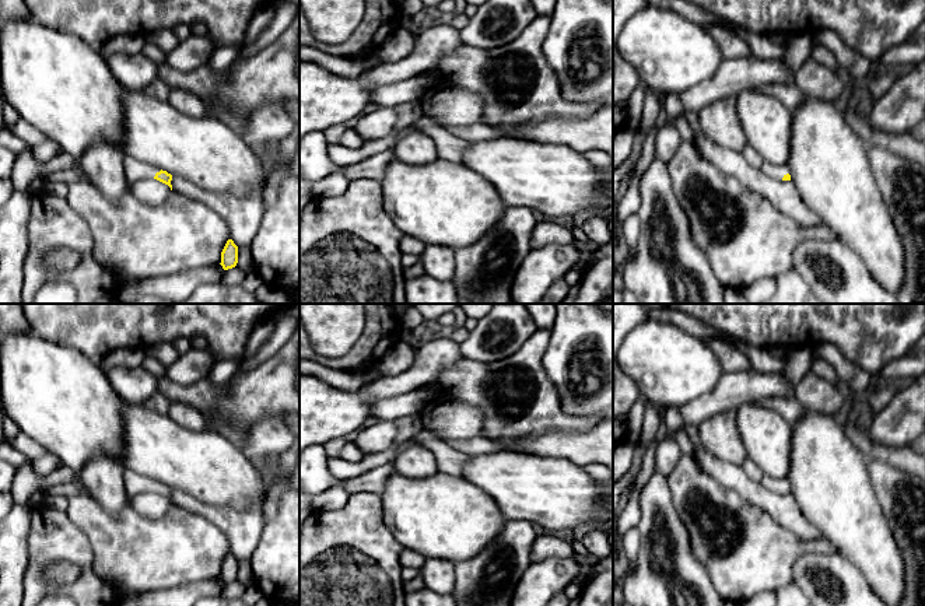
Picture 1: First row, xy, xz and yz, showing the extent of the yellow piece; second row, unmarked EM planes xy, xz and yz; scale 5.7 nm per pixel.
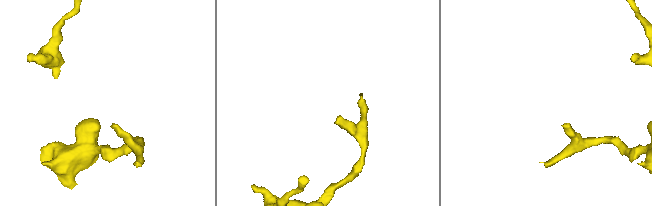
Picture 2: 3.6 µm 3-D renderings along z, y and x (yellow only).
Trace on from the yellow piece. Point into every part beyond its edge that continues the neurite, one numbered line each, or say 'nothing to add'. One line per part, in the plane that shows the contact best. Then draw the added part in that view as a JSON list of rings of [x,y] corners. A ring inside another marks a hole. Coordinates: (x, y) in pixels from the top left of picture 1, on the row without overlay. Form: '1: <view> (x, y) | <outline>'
1: yz (770, 483) | [[[763,476],[761,479],[761,484],[764,488],[767,488],[768,491],[774,491],[777,494],[782,494],[782,491],[789,487],[789,481],[788,479],[774,479],[770,476]]]

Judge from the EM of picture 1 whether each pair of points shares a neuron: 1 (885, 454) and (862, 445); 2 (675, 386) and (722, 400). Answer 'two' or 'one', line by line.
1: one
2: two

